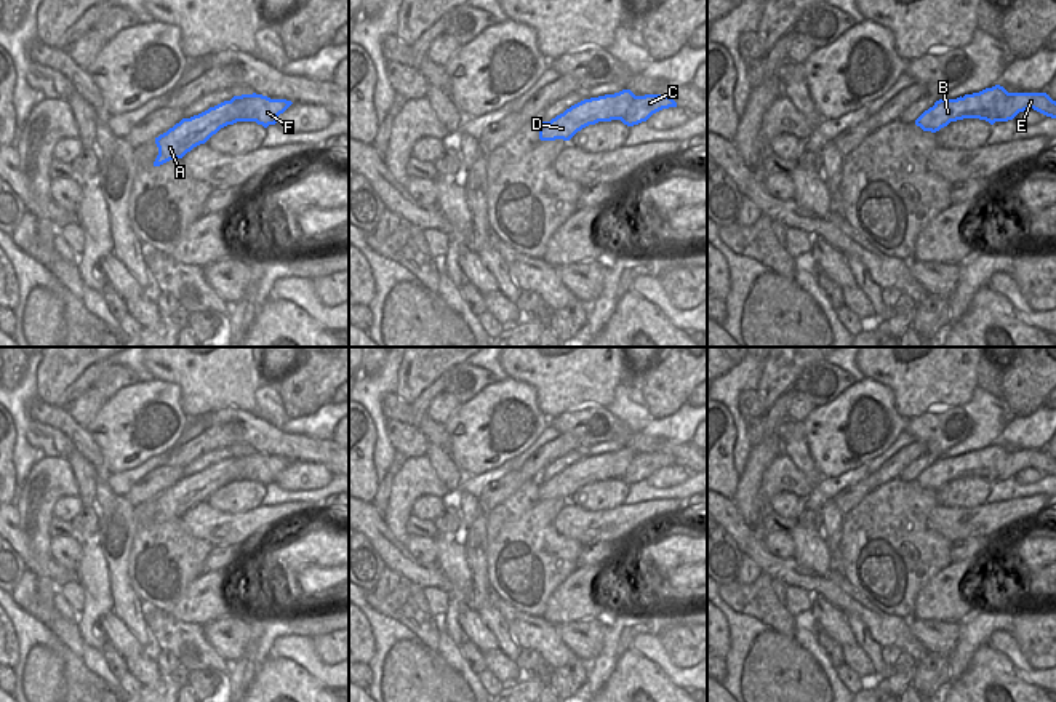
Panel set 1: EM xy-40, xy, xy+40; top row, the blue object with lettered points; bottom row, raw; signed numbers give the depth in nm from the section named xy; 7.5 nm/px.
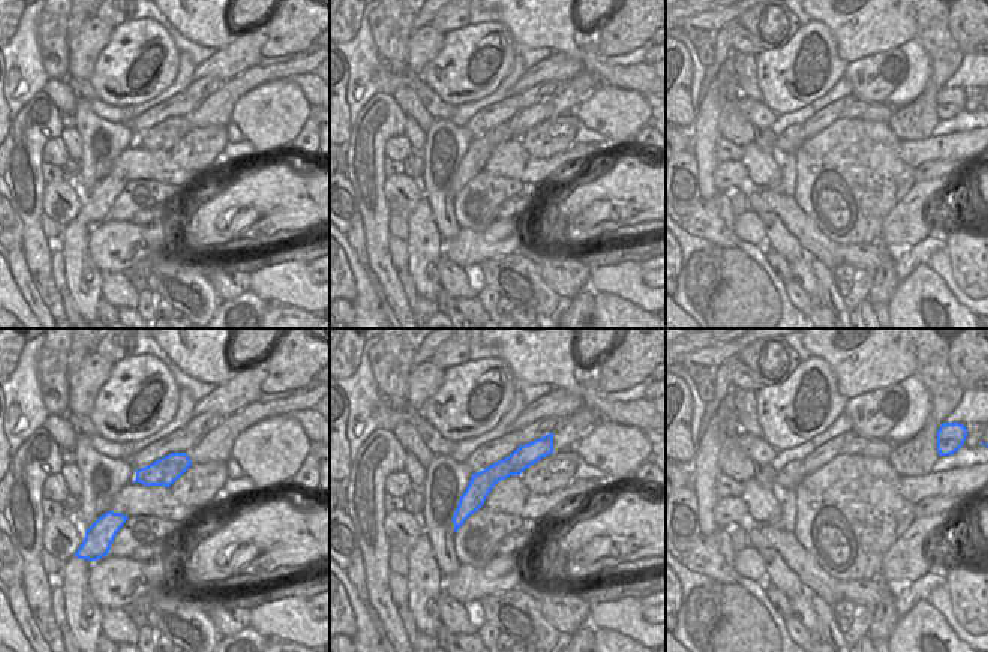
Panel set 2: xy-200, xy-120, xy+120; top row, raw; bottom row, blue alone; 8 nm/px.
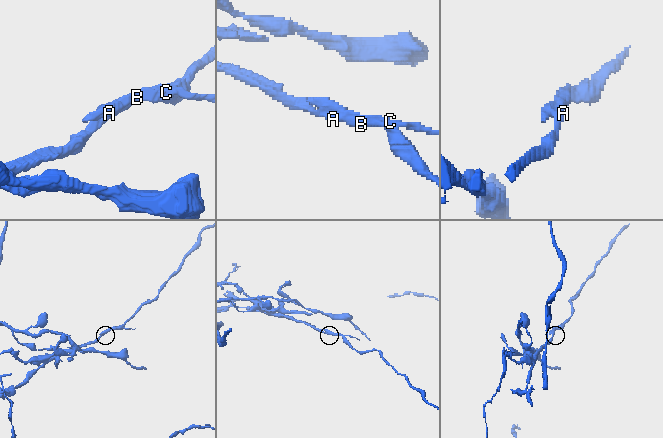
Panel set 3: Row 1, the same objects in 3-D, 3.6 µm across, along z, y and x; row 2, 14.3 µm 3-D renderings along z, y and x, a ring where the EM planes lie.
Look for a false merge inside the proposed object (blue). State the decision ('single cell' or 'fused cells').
fused cells

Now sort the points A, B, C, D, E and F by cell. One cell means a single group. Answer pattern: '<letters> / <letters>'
A B D / C E F

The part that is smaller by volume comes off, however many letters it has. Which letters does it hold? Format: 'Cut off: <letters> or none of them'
Cut off: C, E, F

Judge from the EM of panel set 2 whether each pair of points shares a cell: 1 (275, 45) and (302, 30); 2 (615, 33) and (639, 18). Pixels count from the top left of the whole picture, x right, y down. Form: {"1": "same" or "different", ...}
{"1": "same", "2": "same"}

